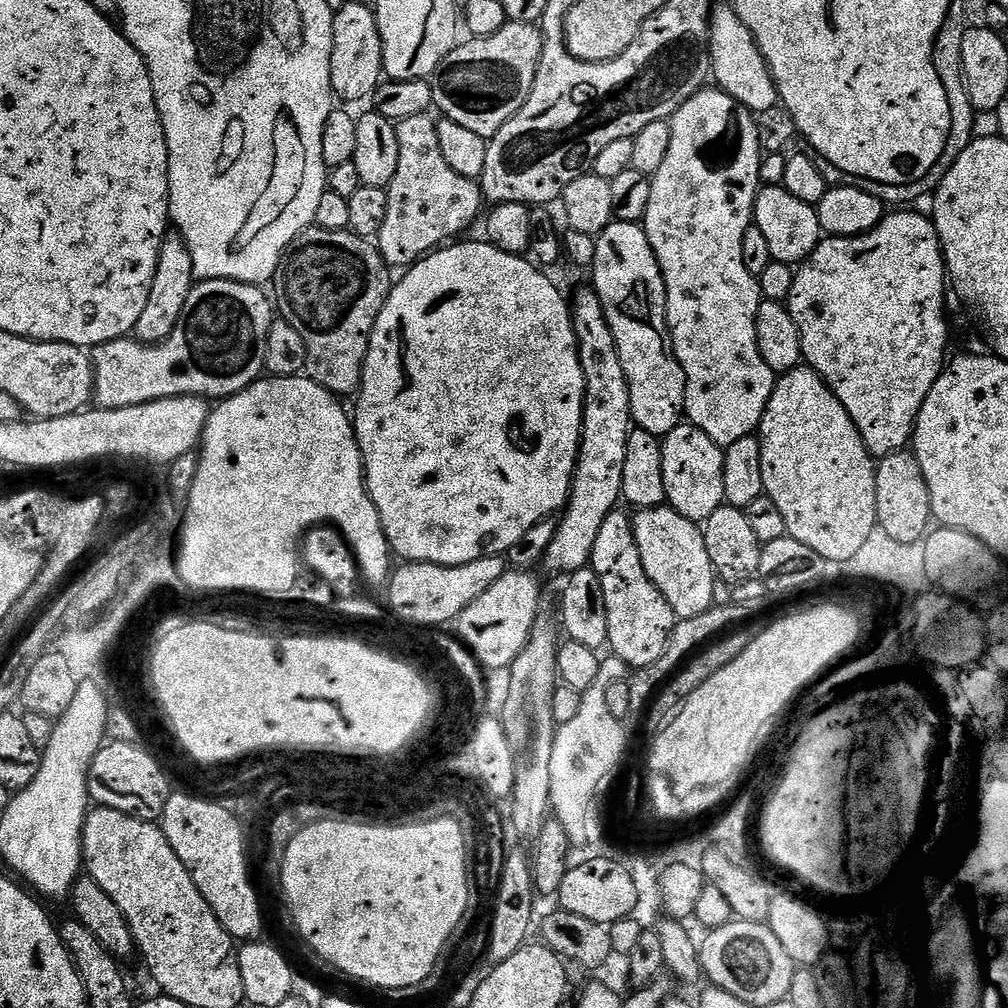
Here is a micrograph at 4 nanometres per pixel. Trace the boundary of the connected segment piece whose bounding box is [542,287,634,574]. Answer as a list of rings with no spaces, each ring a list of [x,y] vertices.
[[[591,287],[584,288],[576,297],[571,297],[570,307],[584,371],[584,425],[580,431],[580,453],[576,459],[576,472],[572,475],[572,488],[568,491],[568,502],[559,517],[554,542],[550,542],[542,561],[543,567],[563,574],[589,567],[594,538],[598,538],[604,519],[621,503],[626,442],[634,427],[626,374],[618,358],[614,334],[608,325],[600,295]]]

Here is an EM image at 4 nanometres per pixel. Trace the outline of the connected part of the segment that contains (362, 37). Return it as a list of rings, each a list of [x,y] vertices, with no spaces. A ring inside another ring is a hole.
[[[349,2],[342,6],[332,18],[332,57],[330,78],[332,90],[344,100],[364,100],[373,95],[384,76],[382,38],[378,30],[376,13],[364,4]]]

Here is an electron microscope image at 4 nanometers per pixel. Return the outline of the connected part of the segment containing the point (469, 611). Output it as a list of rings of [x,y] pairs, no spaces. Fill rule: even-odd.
[[[507,570],[484,594],[479,594],[478,598],[462,609],[454,621],[455,635],[471,650],[472,657],[480,663],[481,669],[489,673],[496,672],[499,668],[511,669],[512,663],[520,657],[528,644],[528,635],[532,633],[532,627],[541,615],[540,584],[532,574],[528,570]]]

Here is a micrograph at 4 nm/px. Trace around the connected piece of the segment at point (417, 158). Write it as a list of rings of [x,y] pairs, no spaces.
[[[431,111],[414,114],[414,118],[396,124],[398,170],[394,170],[394,178],[386,189],[386,222],[382,222],[378,237],[380,254],[393,269],[407,269],[445,242],[459,237],[456,235],[479,218],[480,207],[486,204],[479,183],[458,174],[442,158],[436,133],[438,120],[432,115]]]

